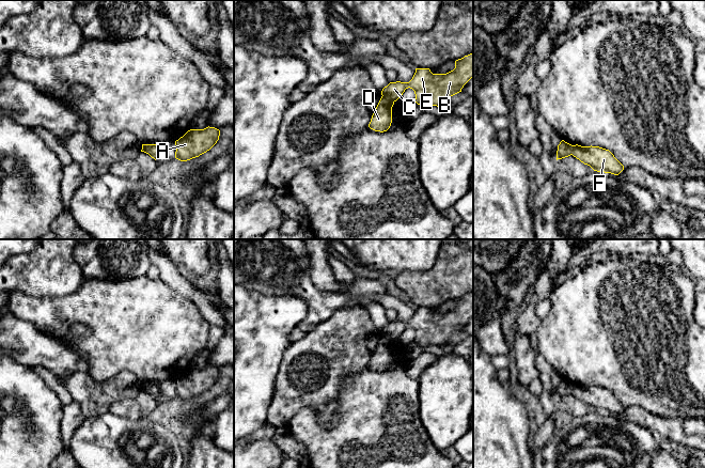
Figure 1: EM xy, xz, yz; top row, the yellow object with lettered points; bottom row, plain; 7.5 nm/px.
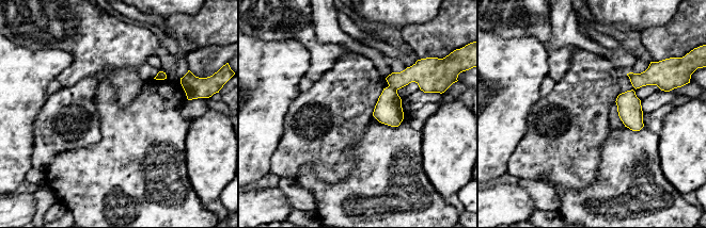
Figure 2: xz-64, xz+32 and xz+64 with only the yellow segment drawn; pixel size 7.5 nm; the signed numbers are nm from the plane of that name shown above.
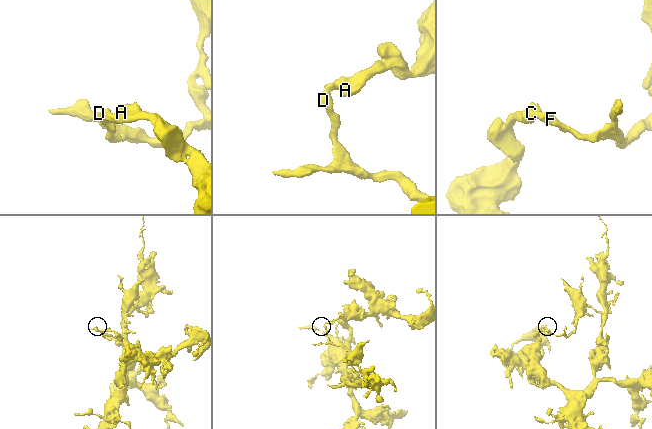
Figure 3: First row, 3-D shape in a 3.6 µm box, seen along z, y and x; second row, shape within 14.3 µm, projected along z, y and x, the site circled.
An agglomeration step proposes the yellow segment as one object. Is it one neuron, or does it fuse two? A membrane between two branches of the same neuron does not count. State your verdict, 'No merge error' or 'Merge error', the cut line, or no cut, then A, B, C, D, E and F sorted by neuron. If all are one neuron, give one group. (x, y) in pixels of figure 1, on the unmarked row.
Merge error. Split along xz (382, 334), (393, 342). Groups: A B C E / D F

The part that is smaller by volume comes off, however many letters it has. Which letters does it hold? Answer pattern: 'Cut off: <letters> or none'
Cut off: D, F

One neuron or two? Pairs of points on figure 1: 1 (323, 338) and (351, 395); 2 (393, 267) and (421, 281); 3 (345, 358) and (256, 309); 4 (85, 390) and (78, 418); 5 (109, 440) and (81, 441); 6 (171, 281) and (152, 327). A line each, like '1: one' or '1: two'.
1: two
2: two
3: two
4: two
5: one
6: two

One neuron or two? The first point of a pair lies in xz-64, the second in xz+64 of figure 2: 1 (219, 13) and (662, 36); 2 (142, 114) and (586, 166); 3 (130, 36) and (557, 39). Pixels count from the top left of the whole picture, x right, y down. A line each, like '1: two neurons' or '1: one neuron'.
1: one neuron
2: two neurons
3: two neurons

